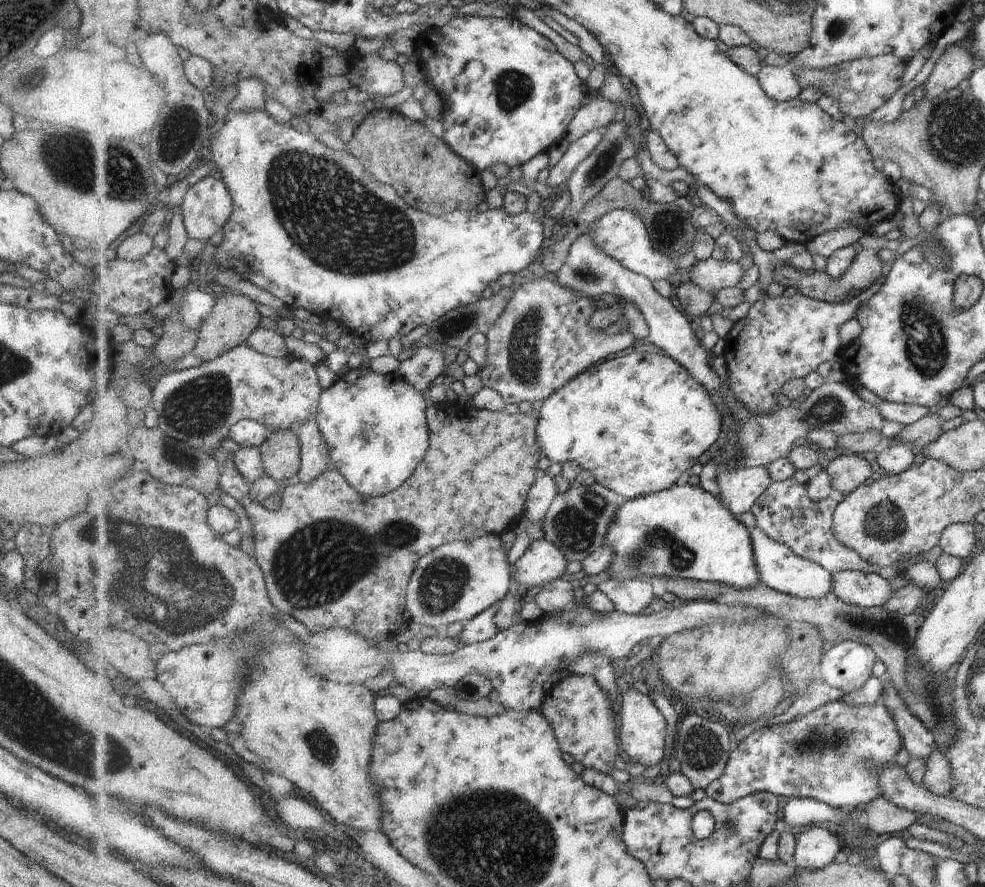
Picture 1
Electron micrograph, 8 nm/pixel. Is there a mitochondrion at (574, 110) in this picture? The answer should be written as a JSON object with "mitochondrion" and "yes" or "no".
{"mitochondrion":"no"}

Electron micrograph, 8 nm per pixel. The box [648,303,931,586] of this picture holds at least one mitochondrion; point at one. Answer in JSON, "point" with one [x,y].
{"point":[884,523]}

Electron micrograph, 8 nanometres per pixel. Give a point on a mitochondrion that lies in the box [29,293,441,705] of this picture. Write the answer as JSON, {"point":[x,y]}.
{"point":[196,601]}

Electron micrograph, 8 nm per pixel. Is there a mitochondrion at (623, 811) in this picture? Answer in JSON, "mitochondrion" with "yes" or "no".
{"mitochondrion":"no"}

